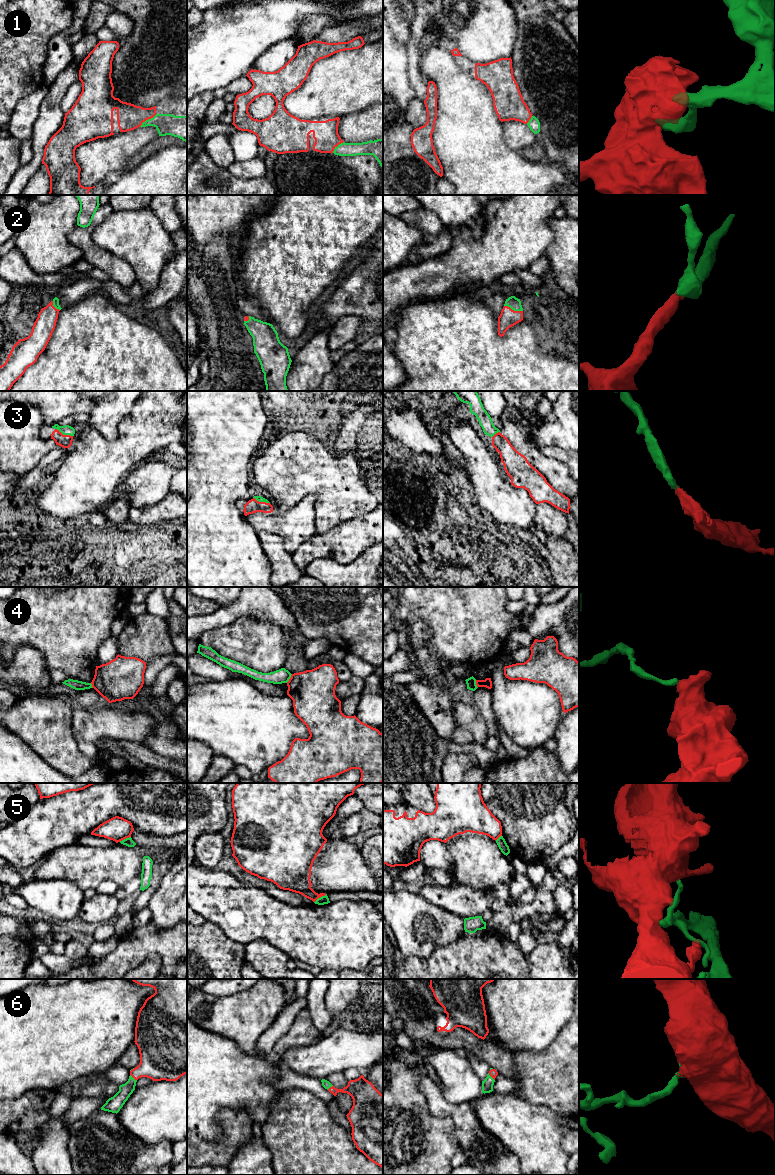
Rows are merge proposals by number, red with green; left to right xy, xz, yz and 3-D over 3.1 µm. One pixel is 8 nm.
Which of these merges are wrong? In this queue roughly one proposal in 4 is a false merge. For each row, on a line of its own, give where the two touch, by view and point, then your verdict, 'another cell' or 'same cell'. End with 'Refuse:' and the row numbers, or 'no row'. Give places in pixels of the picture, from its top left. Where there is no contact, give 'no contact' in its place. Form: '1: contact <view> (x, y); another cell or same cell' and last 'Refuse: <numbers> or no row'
1: contact xy (147, 119); same cell
2: contact yz (513, 310); same cell
3: contact xy (64, 435); same cell
4: contact xz (290, 678); another cell
5: contact xz (320, 896); another cell
6: contact yz (491, 1076); same cell
Refuse: 4, 5

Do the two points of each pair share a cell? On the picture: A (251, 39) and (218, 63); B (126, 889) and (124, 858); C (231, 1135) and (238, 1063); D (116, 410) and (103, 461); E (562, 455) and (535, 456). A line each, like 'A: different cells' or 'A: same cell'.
A: same cell
B: different cells
C: different cells
D: different cells
E: different cells

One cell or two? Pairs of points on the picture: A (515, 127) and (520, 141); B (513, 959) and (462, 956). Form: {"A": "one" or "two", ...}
{"A": "one", "B": "one"}

